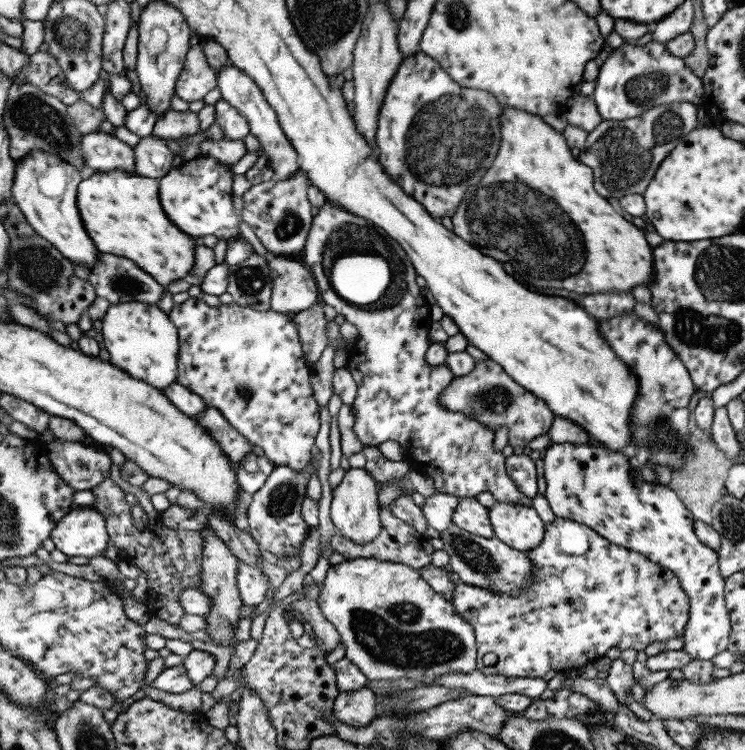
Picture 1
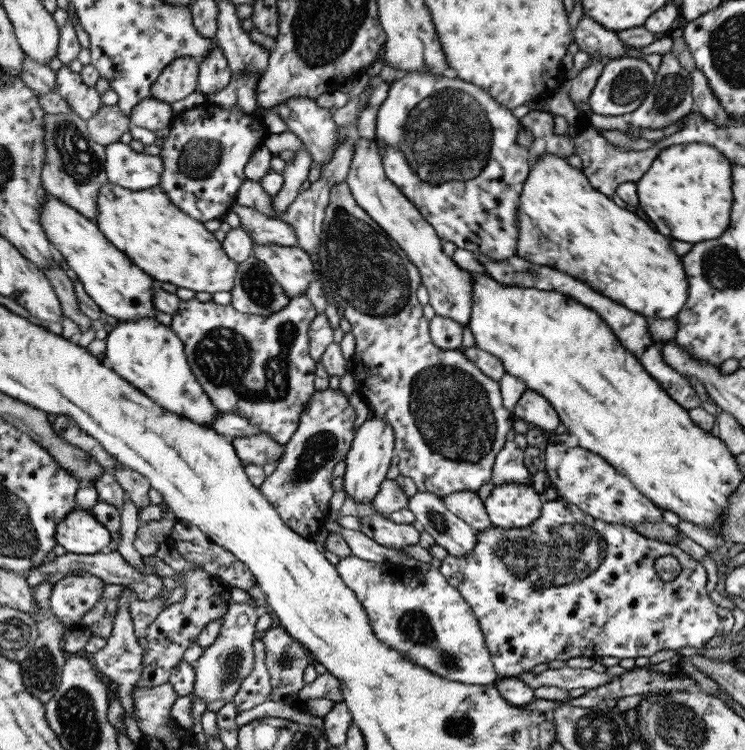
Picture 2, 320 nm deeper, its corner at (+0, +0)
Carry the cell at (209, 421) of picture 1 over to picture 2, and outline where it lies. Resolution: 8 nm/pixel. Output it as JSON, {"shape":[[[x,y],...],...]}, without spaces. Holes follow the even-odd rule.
{"shape":[[[267,433],[238,436],[230,440],[242,464],[261,466],[276,464],[281,457],[284,445],[277,444]]]}

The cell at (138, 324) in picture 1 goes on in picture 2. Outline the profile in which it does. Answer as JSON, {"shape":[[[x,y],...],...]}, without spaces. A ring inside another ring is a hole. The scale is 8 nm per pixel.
{"shape":[[[153,316],[117,322],[105,340],[105,364],[163,406],[163,409],[209,427],[218,420],[220,411],[195,376],[187,358],[186,346],[171,326],[161,324]]]}

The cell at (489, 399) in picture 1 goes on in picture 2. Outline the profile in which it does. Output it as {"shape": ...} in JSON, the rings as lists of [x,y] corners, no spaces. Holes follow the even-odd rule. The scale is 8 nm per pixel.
{"shape":[[[531,389],[525,390],[513,408],[513,416],[529,426],[541,430],[555,430],[561,426],[558,414],[543,396]]]}

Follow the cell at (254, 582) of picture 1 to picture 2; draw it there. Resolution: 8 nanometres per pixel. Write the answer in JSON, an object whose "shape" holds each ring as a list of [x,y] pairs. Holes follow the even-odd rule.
{"shape":[[[231,603],[222,618],[219,636],[209,648],[194,663],[196,670],[195,690],[192,696],[202,698],[206,703],[215,700],[231,701],[232,696],[240,687],[241,681],[253,668],[252,643],[258,640],[254,624],[261,610],[256,609],[256,604]]]}

